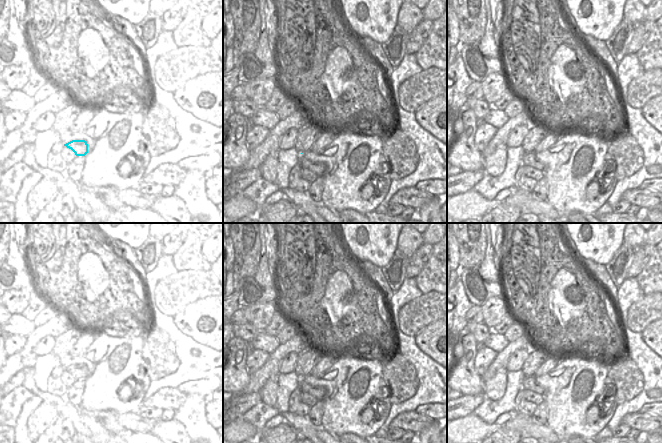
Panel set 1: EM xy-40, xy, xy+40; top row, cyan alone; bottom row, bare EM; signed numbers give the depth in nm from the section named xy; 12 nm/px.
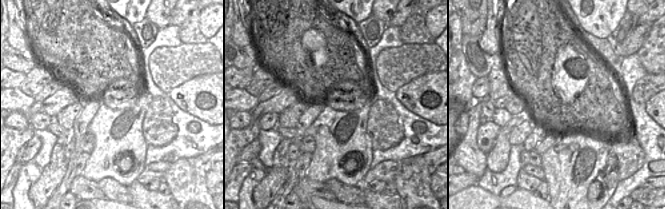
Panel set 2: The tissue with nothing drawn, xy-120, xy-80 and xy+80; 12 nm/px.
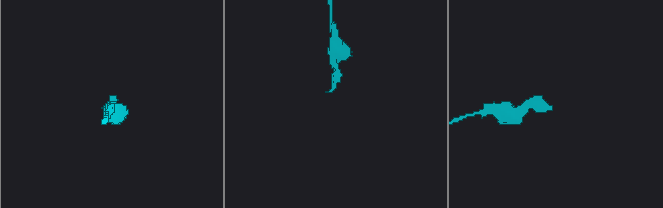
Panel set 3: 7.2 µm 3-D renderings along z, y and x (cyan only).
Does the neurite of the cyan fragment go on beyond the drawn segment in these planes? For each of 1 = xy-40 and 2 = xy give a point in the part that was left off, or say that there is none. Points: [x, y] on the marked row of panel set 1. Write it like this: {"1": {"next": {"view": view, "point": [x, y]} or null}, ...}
{"1": {"next": null}, "2": {"next": null}}

